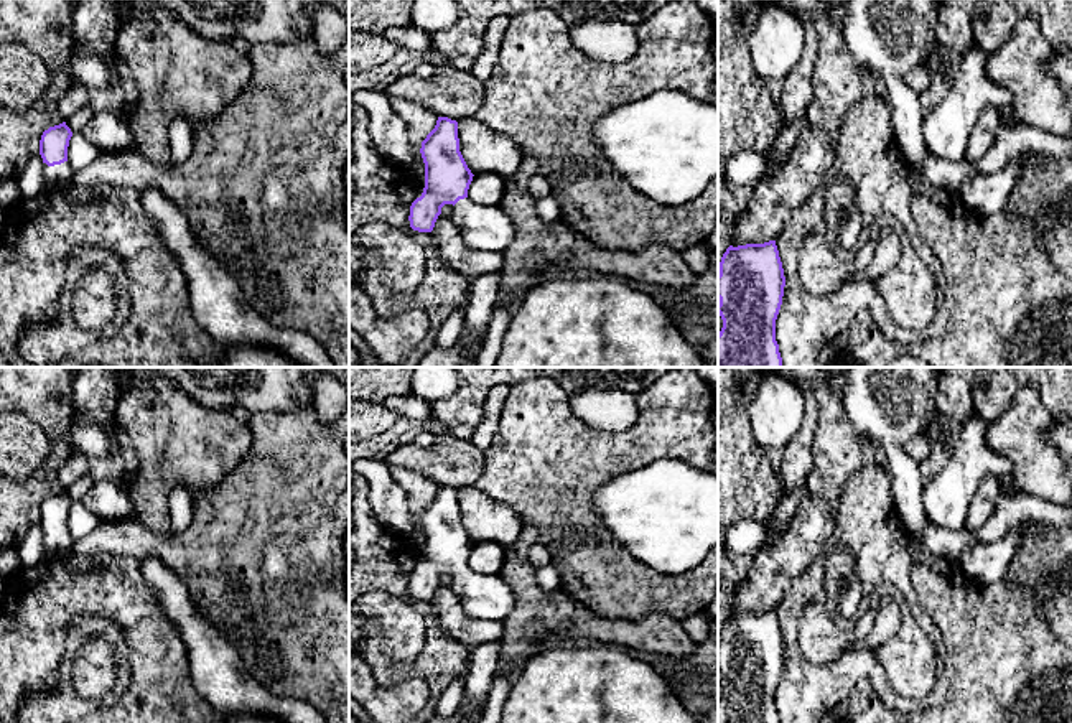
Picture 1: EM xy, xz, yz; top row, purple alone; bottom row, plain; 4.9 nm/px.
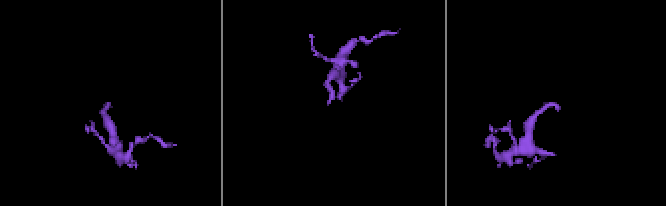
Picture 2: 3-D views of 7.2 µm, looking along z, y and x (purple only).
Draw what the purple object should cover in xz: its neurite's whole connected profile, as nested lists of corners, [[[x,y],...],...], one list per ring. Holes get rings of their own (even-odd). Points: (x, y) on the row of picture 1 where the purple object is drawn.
[[[438,117],[435,128],[422,142],[425,188],[410,206],[410,227],[431,232],[441,208],[453,206],[451,221],[464,244],[481,252],[504,252],[514,240],[514,221],[499,208],[476,204],[468,198],[473,173],[458,138],[458,122]]]

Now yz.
[[[776,240],[726,249],[718,273],[718,315],[723,320],[723,328],[718,333],[718,367],[782,367],[776,341],[776,320],[782,305],[784,287],[785,277]]]

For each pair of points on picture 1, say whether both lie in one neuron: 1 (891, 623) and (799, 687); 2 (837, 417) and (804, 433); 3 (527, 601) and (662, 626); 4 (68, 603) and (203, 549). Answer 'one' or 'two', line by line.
1: two
2: two
3: one
4: two

